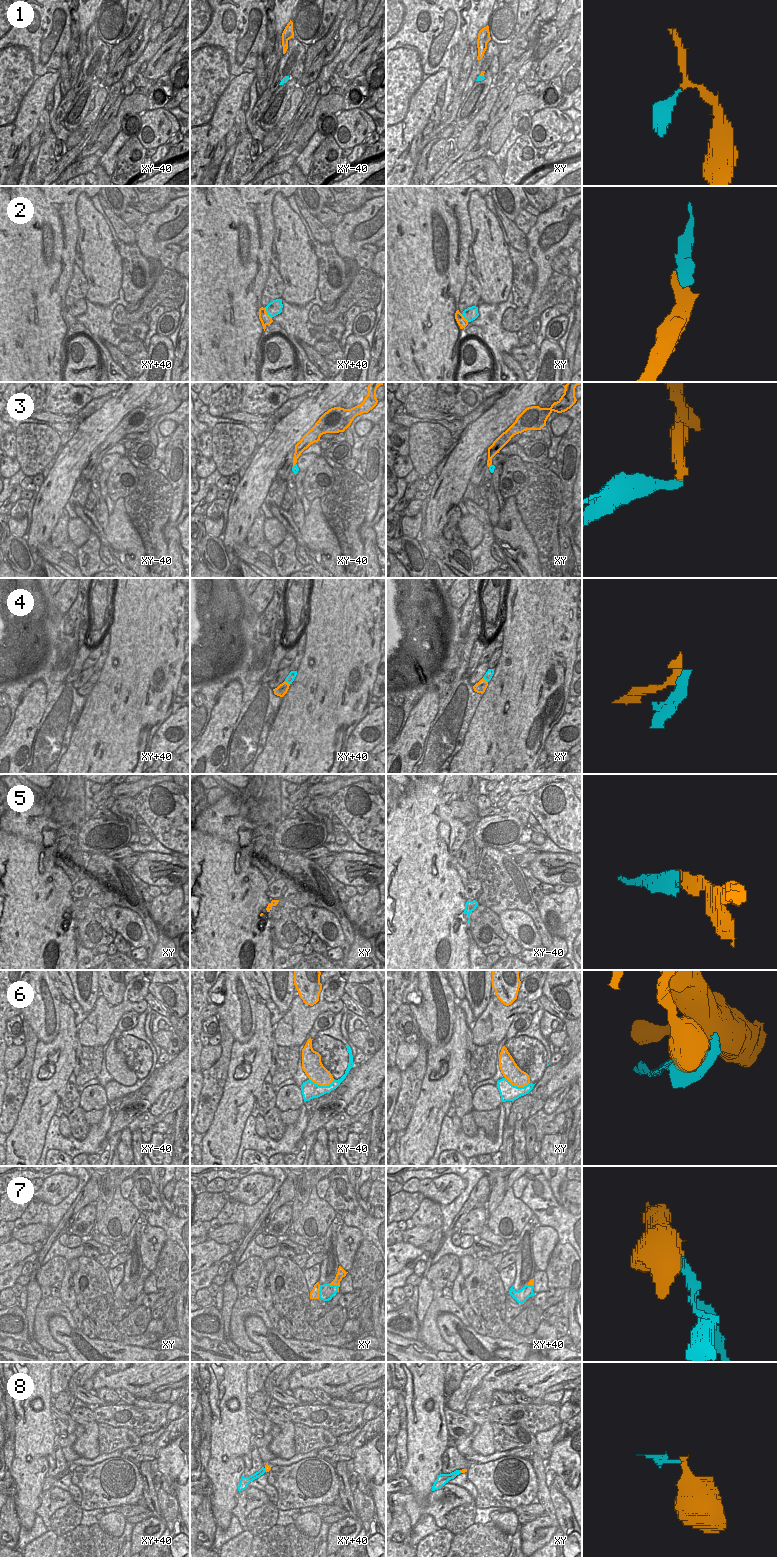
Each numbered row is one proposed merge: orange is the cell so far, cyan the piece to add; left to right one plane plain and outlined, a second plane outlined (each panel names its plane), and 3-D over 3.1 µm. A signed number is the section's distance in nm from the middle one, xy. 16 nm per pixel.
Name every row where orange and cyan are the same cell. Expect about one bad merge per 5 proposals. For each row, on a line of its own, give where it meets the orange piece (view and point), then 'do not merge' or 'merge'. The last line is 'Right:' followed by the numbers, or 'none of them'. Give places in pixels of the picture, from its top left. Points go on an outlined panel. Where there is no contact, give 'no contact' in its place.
1: contact xy (481, 75); do not merge
2: contact xy+40 (266, 312); merge
3: contact xy (489, 465); do not merge
4: contact xy+40 (286, 682); do not merge
5: no contact; merge
6: contact xy-40 (322, 1085); do not merge
7: contact xy (336, 1284); merge
8: contact xy+40 (265, 1470); merge
Right: 2, 5, 7, 8

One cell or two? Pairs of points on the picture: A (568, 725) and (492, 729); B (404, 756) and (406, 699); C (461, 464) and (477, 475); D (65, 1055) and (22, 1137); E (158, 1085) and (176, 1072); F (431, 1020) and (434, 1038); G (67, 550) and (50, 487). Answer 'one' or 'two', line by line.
A: two
B: two
C: two
D: one
E: one
F: one
G: two

